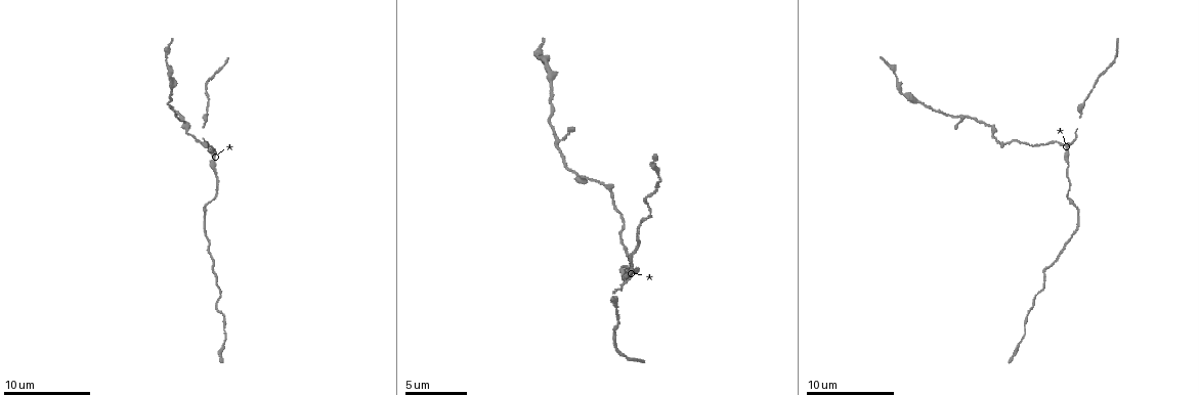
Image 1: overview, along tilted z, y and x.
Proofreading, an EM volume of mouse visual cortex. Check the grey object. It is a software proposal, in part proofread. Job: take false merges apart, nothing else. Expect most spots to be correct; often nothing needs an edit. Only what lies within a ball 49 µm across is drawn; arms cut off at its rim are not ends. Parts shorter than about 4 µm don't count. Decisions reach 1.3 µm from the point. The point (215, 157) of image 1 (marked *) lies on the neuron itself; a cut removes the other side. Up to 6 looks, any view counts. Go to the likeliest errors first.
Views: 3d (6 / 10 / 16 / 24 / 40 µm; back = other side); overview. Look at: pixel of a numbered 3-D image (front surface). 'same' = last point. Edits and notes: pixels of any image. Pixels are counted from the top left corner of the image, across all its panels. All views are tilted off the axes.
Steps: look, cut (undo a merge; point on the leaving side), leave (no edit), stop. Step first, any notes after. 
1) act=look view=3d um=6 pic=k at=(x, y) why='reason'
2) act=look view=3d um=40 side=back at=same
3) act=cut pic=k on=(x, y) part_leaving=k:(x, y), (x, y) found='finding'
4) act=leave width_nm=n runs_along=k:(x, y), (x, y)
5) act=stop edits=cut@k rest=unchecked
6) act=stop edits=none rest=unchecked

act=look view=3d um=16 pic=1 at=(572, 172) why='thick turns thin'

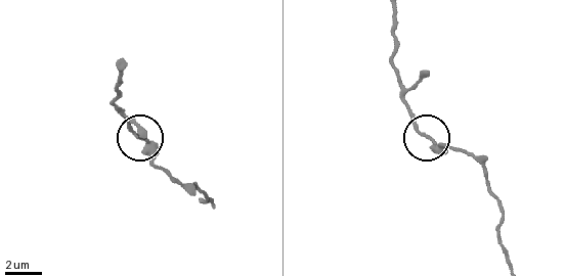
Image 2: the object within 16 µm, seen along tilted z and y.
act=leave found='continuous, no second neuron'

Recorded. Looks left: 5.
act=look view=3d um=16 pic=1 at=(552, 88) why='calibre changes'

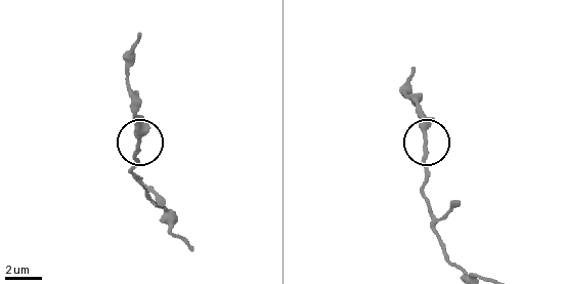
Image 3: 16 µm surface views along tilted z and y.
act=leave width_nm=240 runs_along=3:(458, 267), (446, 254), (424, 192), (427, 122), (420, 96) found='all the same neuron'

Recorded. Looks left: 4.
act=look view=3d um=10 pic=1 at=(1076, 213) why='sudden change in width'

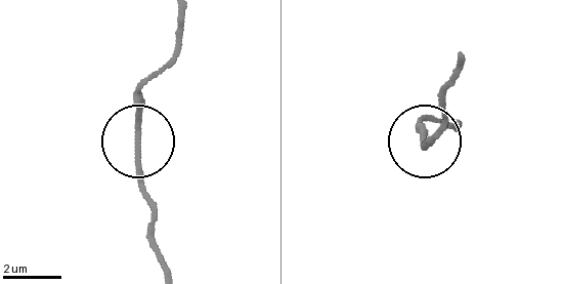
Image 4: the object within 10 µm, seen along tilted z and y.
act=leave width_nm=160 found='one neuron here'

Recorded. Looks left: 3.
act=stop edits=none rest=unchecked

